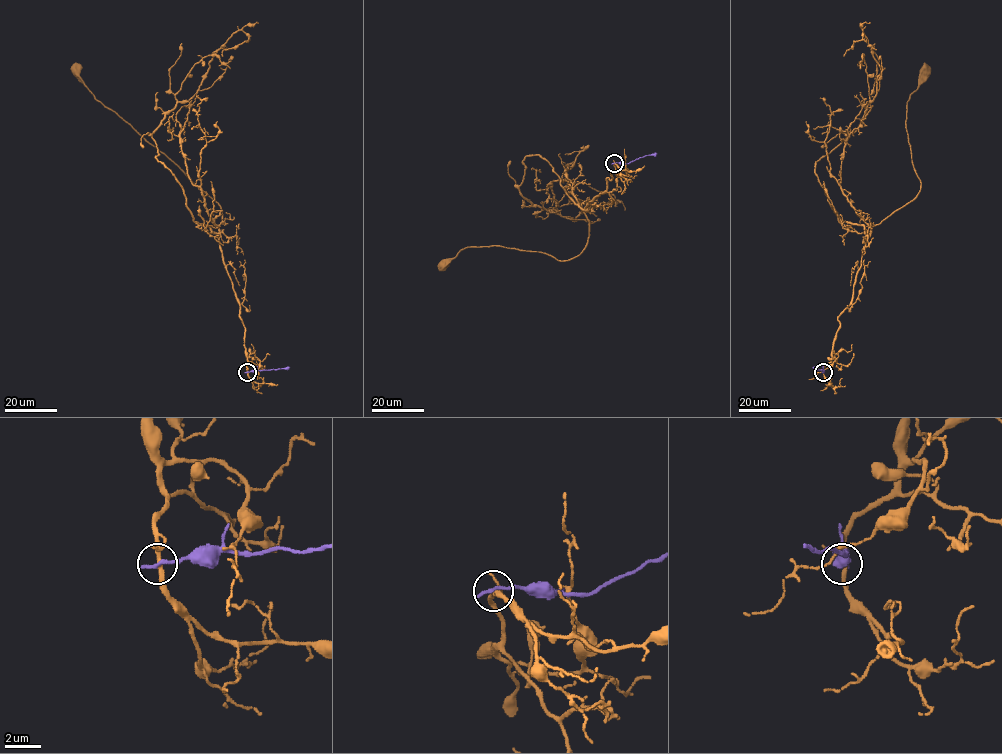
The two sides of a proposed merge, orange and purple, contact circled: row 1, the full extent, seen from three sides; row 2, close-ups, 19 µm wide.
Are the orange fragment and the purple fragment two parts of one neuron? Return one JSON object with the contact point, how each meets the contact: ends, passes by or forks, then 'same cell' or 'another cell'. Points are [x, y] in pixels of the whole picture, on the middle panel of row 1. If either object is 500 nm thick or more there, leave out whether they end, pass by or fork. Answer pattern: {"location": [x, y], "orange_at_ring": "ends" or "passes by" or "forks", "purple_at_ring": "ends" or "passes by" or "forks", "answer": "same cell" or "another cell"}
{"location": [614, 163], "orange_at_ring": "passes by", "purple_at_ring": "ends", "answer": "another cell"}

